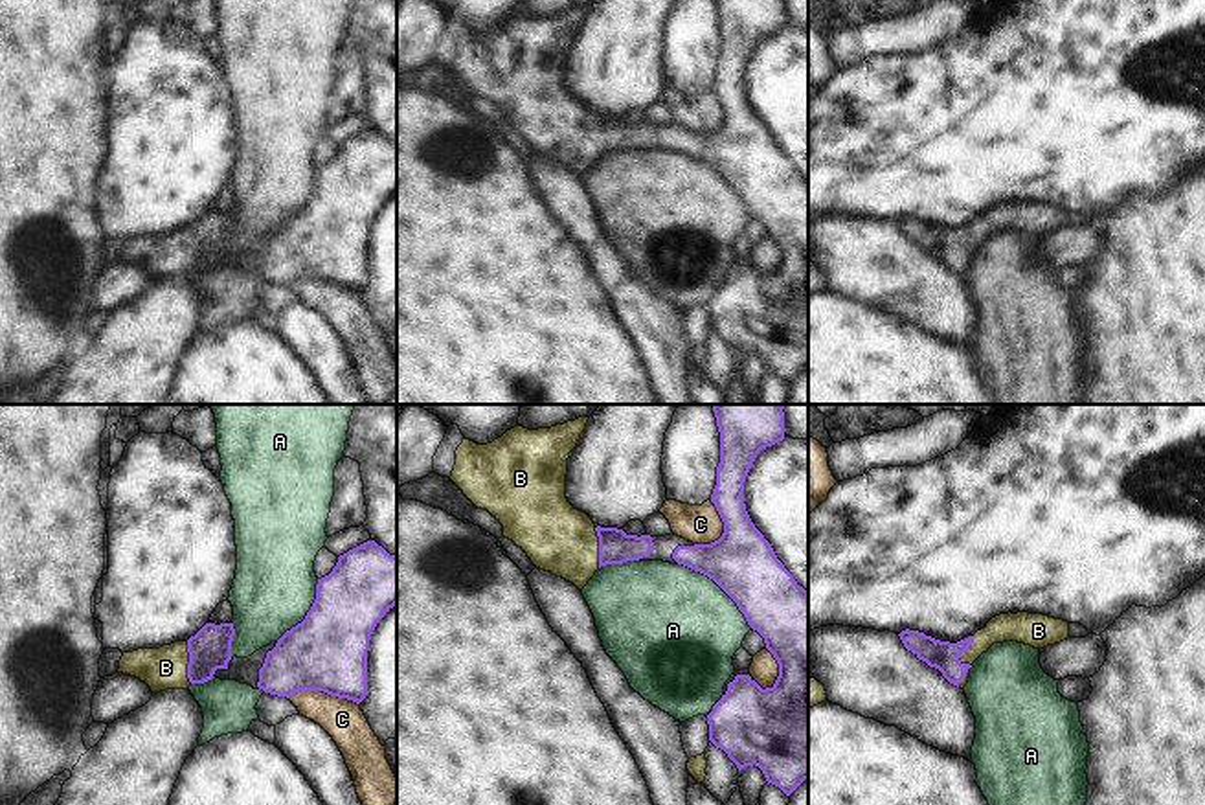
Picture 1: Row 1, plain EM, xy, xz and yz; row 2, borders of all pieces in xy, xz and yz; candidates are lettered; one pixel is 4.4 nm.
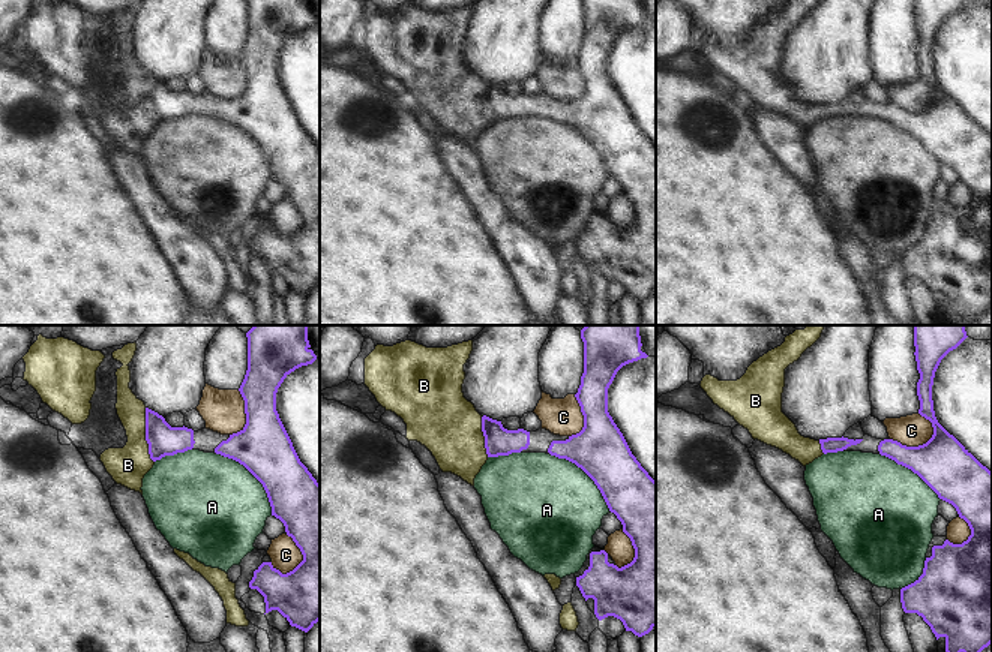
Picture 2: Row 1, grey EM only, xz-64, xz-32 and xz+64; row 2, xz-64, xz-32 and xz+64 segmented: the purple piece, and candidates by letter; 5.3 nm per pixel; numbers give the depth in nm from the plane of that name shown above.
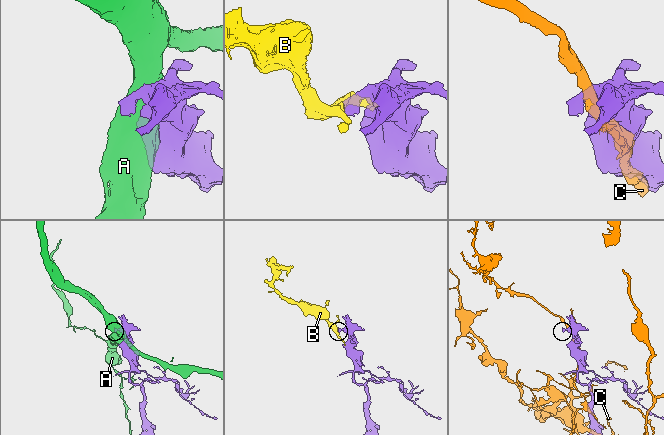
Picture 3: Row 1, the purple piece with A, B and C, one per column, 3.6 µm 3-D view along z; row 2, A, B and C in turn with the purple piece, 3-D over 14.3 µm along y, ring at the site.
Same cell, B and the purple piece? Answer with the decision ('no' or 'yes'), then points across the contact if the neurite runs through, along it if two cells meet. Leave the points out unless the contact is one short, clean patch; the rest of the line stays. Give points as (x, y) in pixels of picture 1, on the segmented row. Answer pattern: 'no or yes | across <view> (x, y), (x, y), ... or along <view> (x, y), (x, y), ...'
yes | across yz (945, 657), (965, 664), (987, 636), (1005, 627)

